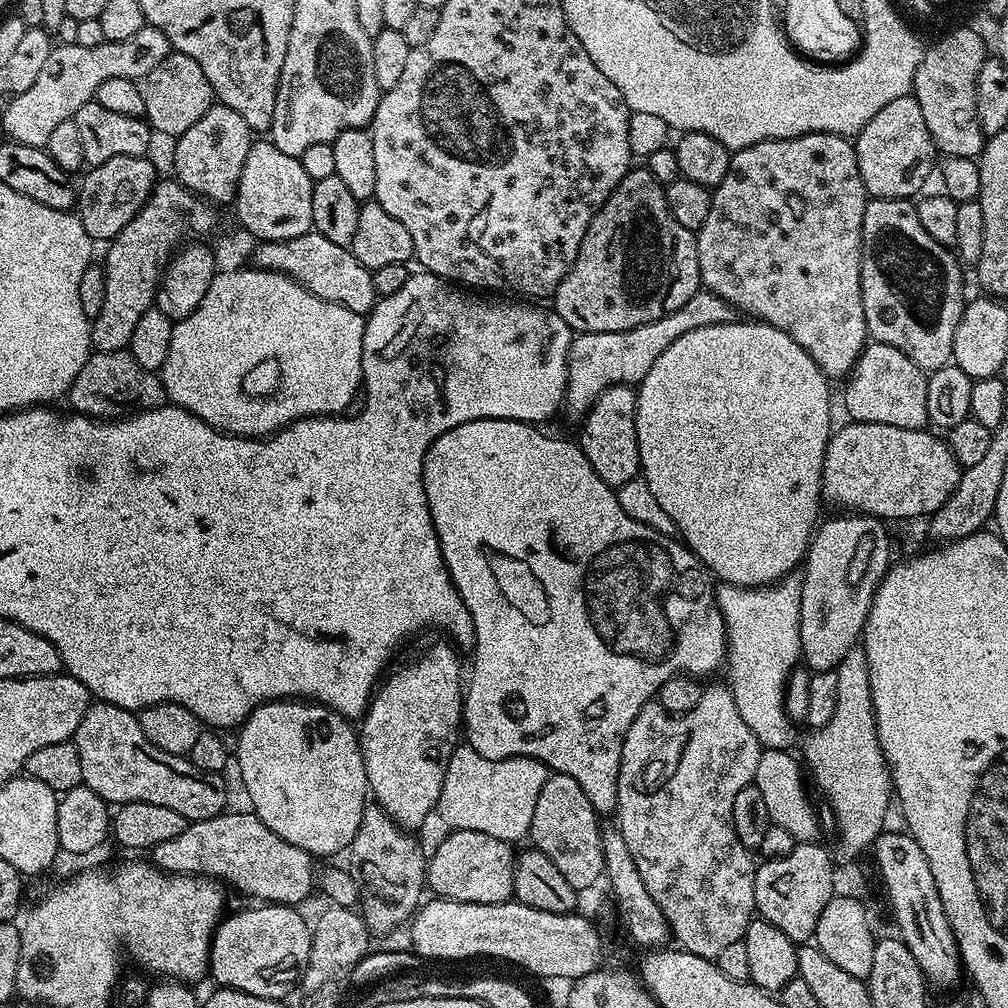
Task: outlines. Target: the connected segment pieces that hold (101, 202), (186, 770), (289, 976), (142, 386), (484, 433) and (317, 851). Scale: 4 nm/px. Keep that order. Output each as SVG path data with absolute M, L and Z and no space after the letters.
M119 156L110 158L110 162L91 165L83 173L84 181L78 184L78 215L82 226L86 226L86 234L90 234L92 241L110 242L113 240L136 217L140 207L148 201L149 194L158 183L156 168L150 161L148 156Z
M93 702L89 704L74 737L78 760L82 762L83 787L94 790L109 805L150 802L182 814L189 822L214 818L225 811L228 796L224 793L224 776L198 770L187 756L166 754L142 734L140 717L135 711Z
M267 902L261 903L259 906L252 906L256 908L244 908L241 912L236 912L225 915L221 919L220 923L216 925L216 933L212 936L212 949L208 955L208 971L211 979L216 979L215 982L221 988L233 988L239 992L245 992L246 994L254 994L258 998L270 998L271 1000L284 1000L287 997L287 992L292 987L301 983L304 968L308 965L308 959L310 958L310 942L312 941L312 930L309 921L304 921L304 916L295 907L286 904L269 904Z
M93 351L88 357L86 366L78 370L78 378L70 386L66 397L72 403L73 413L114 420L145 412L151 408L159 408L165 403L164 384L159 375L150 370L142 370L138 362L128 351L98 352Z
M516 420L470 421L464 425L454 426L453 429L438 437L430 445L428 452L424 456L424 493L428 499L432 525L440 543L441 556L452 579L452 585L458 590L466 610L470 610L470 618L474 622L474 642L470 649L472 677L469 680L467 677L466 687L463 689L464 714L462 717L462 732L466 737L467 744L474 750L478 750L478 754L482 754L482 758L505 760L515 756L529 756L543 762L552 772L561 772L570 778L574 778L574 782L578 782L578 786L582 786L582 790L586 790L586 798L590 798L596 813L605 814L604 812L608 812L608 814L612 814L616 811L616 787L618 786L622 742L624 741L626 730L630 730L630 722L634 722L634 718L638 718L638 710L642 710L642 706L649 703L659 693L662 682L681 674L687 674L693 678L704 678L707 672L716 672L719 668L721 671L728 655L728 628L724 625L720 607L716 604L713 581L710 579L704 565L689 550L687 544L681 542L676 536L667 536L642 522L634 522L634 518L630 518L630 514L626 514L626 510L622 510L622 506L618 506L615 491L608 488L606 482L602 482L602 478L598 478L598 474L594 474L594 466L590 466L590 462L586 462L586 454L580 448L579 443L572 441L571 444L568 440L559 440L556 436L547 436L546 433L539 432L539 430L541 429L535 423L524 423Z
M276 702L262 704L258 708L252 709L252 713L248 716L243 724L239 725L238 731L238 750L234 755L234 764L240 767L240 780L244 783L244 788L248 791L248 800L251 811L266 826L270 826L270 830L274 830L274 834L278 834L278 838L286 838L286 842L290 842L290 846L298 846L302 850L309 852L313 858L320 856L336 856L340 851L351 849L354 842L354 834L358 834L358 826L362 822L362 814L370 800L370 789L368 779L366 778L366 766L364 759L360 753L360 738L355 727L350 725L349 717L340 716L333 708L325 708L323 706L312 706L307 712L304 708L299 708L299 703L292 702L287 706L281 706Z

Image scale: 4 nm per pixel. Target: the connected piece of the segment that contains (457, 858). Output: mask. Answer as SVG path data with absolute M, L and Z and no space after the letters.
M452 830L426 860L426 884L437 897L458 902L505 904L513 899L517 853L506 840L478 834L478 830Z

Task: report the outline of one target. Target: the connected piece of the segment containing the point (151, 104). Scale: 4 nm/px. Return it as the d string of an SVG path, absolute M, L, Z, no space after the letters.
M178 51L169 52L150 74L145 76L140 89L144 99L144 116L153 133L171 138L179 138L210 110L214 103L212 87L206 82L206 74L202 74L202 66L194 62L194 58L186 58L186 54Z

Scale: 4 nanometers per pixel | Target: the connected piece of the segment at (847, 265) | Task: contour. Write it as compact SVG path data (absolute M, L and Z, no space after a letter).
M811 132L805 136L795 136L792 140L758 142L754 146L746 146L742 150L732 152L730 170L726 170L726 178L722 178L719 186L712 189L710 214L696 233L701 285L707 291L718 294L720 298L726 298L726 302L734 305L745 317L769 324L790 334L790 338L794 338L794 342L798 342L798 346L802 346L802 350L806 350L806 354L814 358L814 362L823 370L825 376L847 377L869 339L866 314L862 310L862 282L860 281L860 247L865 203L864 183L860 177L858 158L851 139L825 132Z

